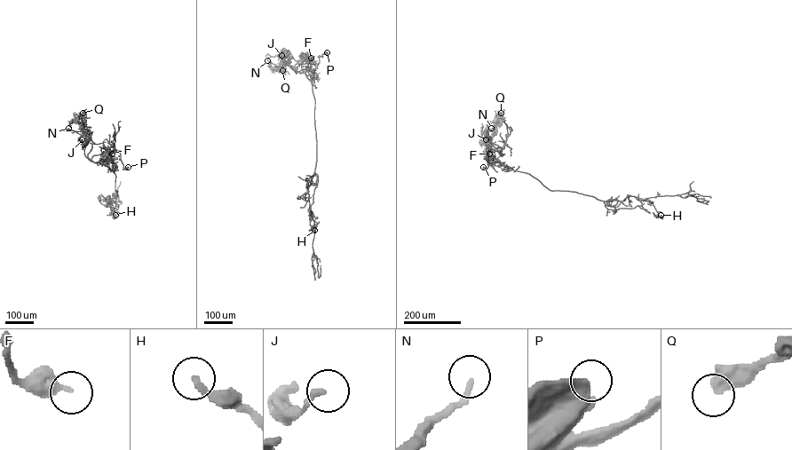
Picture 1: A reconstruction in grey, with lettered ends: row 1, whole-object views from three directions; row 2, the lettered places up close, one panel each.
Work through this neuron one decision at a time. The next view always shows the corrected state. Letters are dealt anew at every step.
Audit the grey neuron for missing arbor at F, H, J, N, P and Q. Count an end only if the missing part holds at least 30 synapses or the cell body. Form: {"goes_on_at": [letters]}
{"goes_on_at": []}

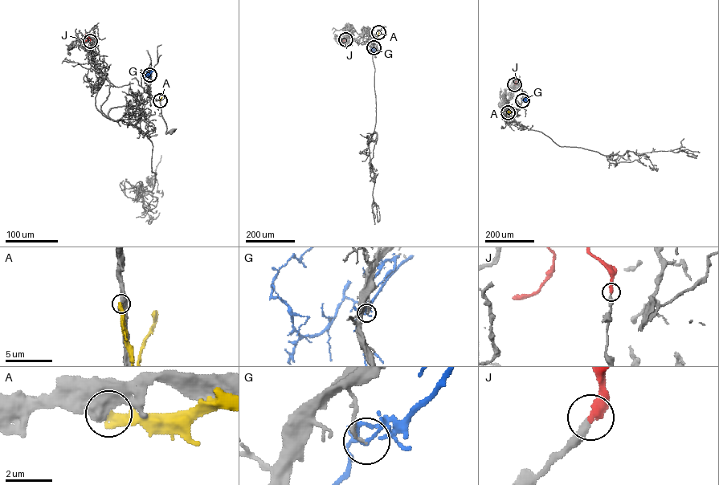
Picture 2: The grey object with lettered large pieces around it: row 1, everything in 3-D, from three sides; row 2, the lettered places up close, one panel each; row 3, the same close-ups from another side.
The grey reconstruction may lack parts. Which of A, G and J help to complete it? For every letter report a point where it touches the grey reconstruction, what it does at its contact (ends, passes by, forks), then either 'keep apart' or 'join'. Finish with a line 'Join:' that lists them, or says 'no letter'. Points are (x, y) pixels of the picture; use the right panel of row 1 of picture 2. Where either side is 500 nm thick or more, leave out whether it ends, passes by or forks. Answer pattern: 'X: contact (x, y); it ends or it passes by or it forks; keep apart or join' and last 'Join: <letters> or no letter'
A: contact (508, 112); keep apart
G: contact (522, 100); it forks; keep apart
J: contact (514, 84); it ends; join
Join: J

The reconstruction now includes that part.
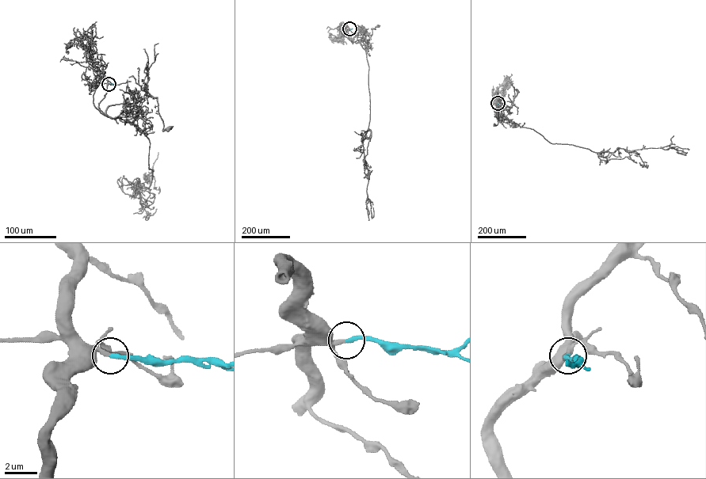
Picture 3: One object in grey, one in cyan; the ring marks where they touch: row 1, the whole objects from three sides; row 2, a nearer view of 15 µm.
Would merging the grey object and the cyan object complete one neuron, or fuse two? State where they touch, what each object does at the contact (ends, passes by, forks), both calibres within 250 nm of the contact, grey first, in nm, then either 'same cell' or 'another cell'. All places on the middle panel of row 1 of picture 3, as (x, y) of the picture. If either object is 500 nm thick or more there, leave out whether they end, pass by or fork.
place (349, 28); grey passes by; cyan ends; calibres 200 and 280 nm; same cell

